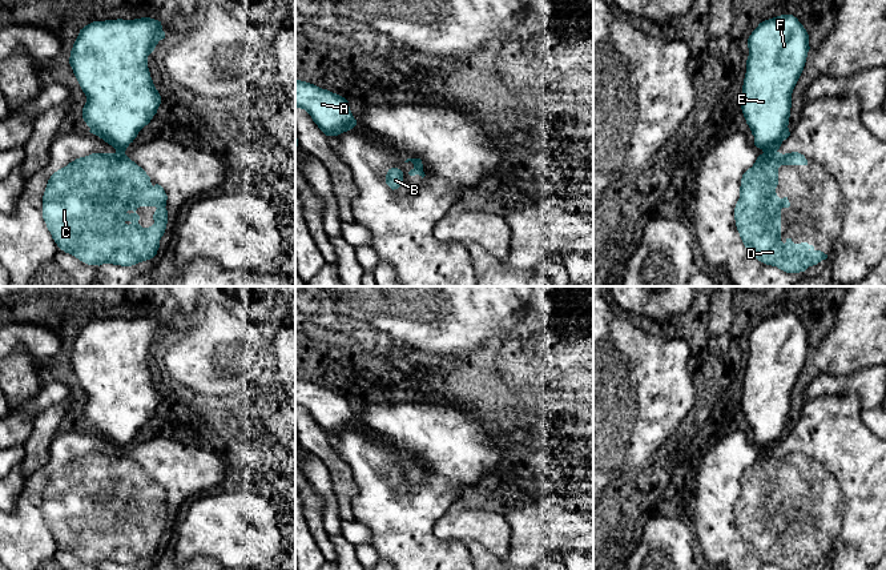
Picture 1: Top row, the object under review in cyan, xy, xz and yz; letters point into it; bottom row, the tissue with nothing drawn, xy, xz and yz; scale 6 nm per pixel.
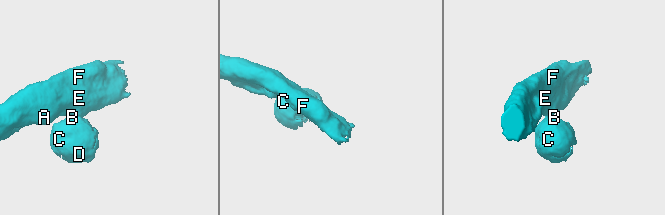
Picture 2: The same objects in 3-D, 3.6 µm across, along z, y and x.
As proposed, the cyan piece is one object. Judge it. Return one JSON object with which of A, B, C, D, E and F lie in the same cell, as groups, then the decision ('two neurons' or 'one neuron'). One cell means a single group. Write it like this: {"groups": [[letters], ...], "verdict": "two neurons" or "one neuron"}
{"groups": [["A", "E", "F"], ["B", "C", "D"]], "verdict": "two neurons"}

